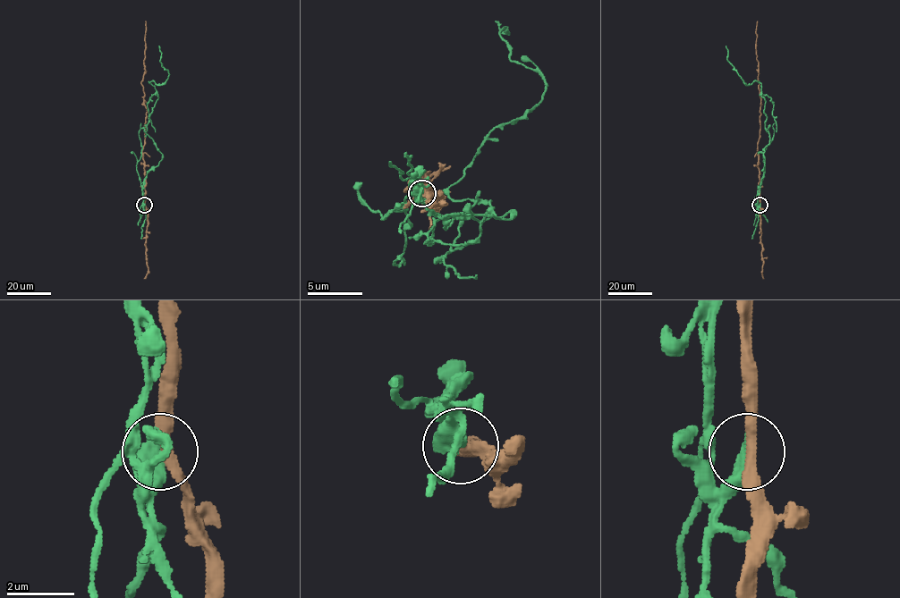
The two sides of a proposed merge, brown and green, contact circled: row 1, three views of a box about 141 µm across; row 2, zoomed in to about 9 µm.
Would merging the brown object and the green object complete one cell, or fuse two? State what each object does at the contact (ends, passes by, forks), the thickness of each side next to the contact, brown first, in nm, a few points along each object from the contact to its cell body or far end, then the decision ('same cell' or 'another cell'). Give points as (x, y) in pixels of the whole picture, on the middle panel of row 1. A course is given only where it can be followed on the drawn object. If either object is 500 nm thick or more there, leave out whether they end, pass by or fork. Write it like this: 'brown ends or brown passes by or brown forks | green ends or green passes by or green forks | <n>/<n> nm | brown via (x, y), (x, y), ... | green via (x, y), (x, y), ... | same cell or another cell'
320/550 nm | brown via (422, 194), (411, 182), (422, 180), (430, 199), (436, 194), (420, 199), (422, 191), (405, 189), (428, 180) | green via (422, 194), (513, 213), (469, 243), (428, 235), (491, 215), (450, 197), (547, 87), (494, 21) | another cell

